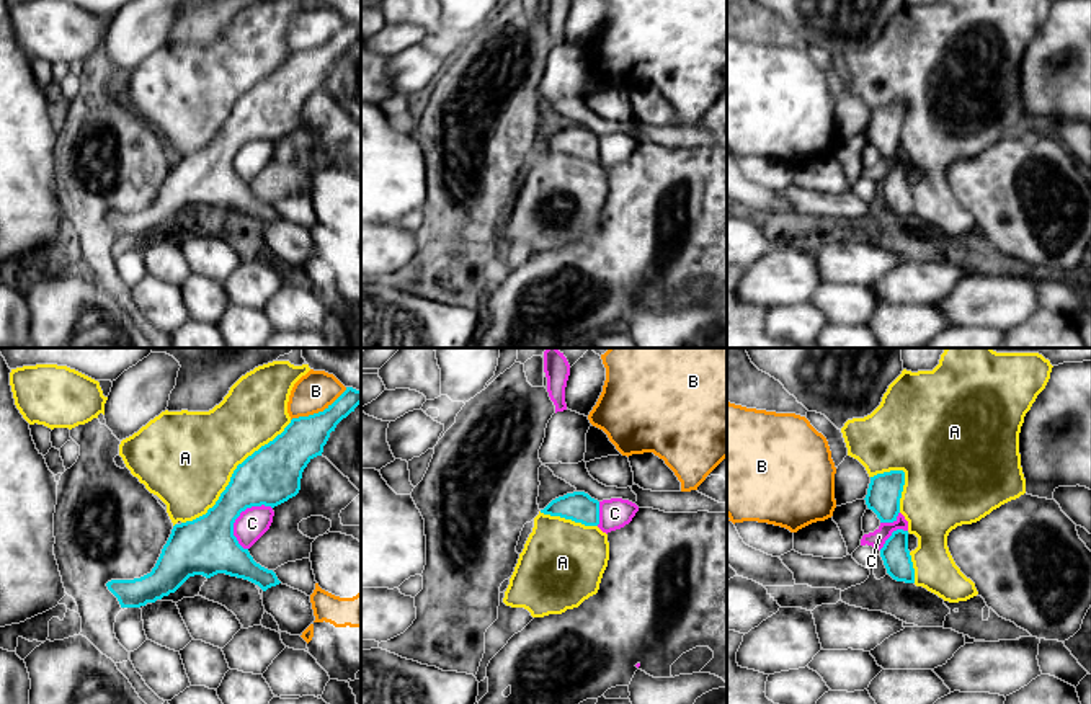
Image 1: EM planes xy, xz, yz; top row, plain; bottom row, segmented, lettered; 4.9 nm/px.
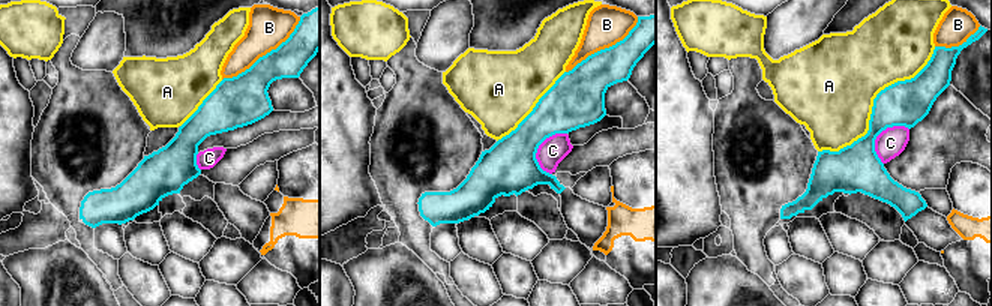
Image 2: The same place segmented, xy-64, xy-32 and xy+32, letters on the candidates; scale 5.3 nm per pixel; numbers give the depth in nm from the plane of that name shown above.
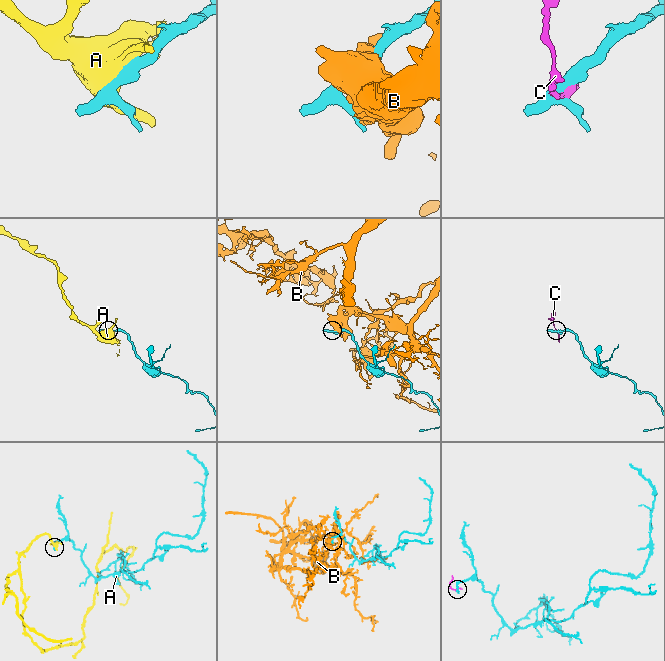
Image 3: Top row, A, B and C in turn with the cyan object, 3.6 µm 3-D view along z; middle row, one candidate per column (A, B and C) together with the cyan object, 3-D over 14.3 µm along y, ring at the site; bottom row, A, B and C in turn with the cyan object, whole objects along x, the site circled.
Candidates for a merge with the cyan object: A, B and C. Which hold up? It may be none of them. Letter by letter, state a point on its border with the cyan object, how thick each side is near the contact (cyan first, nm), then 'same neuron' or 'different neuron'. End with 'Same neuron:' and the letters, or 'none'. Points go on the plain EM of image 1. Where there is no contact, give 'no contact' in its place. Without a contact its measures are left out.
A: xy (232, 108) | 280/460 nm | different neuron
B: xy (319, 46) | 200/190 nm | different neuron
C: xy (239, 149) | 300/150 nm | different neuron
Same neuron: none

